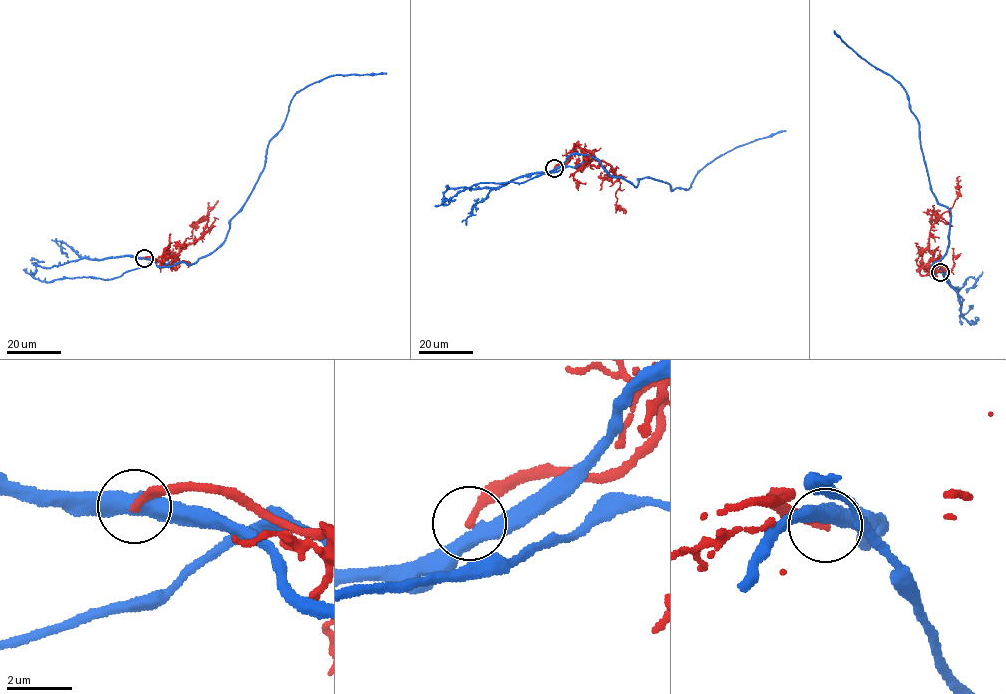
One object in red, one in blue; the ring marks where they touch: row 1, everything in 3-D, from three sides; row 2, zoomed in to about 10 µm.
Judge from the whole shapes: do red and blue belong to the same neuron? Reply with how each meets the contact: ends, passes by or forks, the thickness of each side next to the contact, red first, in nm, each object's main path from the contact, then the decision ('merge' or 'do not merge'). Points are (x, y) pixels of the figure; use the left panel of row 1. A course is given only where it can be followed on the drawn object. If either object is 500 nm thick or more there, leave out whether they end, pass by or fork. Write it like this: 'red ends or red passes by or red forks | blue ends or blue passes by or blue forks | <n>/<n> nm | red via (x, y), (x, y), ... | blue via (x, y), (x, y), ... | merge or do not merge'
red ends | blue passes by | 240/480 nm | red via (144, 258), (152, 257), (162, 262), (178, 255), (185, 246), (211, 228), (207, 226), (208, 210), (217, 200) | blue via (144, 258), (160, 266), (189, 265), (224, 241), (295, 93), (327, 77), (386, 74) | do not merge

